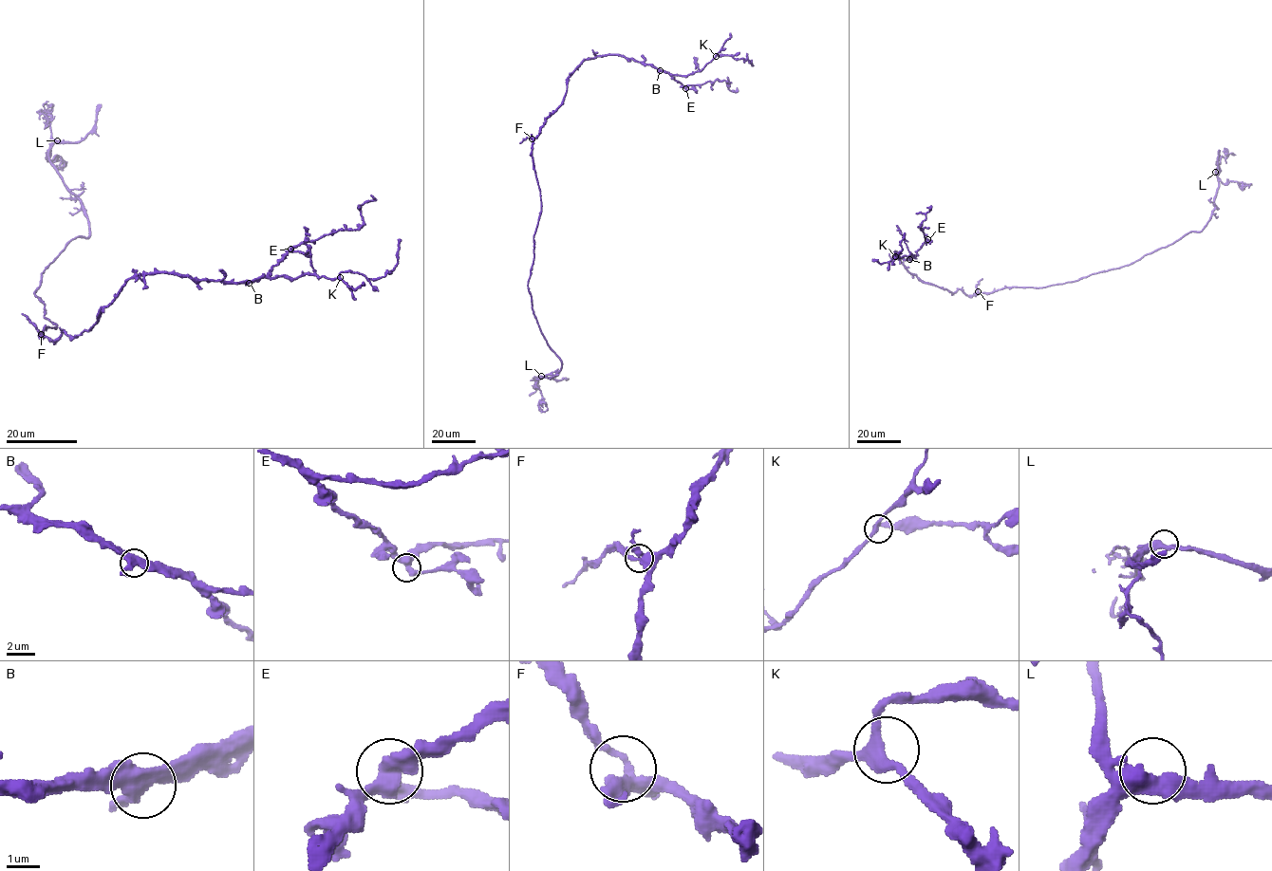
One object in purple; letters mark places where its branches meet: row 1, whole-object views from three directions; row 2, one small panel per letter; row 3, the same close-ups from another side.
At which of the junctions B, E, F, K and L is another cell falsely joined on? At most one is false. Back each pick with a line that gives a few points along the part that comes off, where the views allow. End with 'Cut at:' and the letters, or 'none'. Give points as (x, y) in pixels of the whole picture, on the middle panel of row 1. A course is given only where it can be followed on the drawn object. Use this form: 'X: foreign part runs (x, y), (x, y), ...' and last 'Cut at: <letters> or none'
Cut at: none

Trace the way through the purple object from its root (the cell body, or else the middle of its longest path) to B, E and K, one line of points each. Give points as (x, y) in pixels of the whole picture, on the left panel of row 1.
B: (43, 330), (41, 336), (52, 341), (63, 331), (79, 335), (129, 279), (142, 274), (178, 273), (249, 283)
E: (43, 330), (52, 341), (87, 331), (131, 278), (249, 282), (266, 276), (290, 249)
K: (43, 330), (41, 336), (52, 341), (63, 331), (79, 335), (129, 279), (142, 274), (228, 282), (340, 277)

